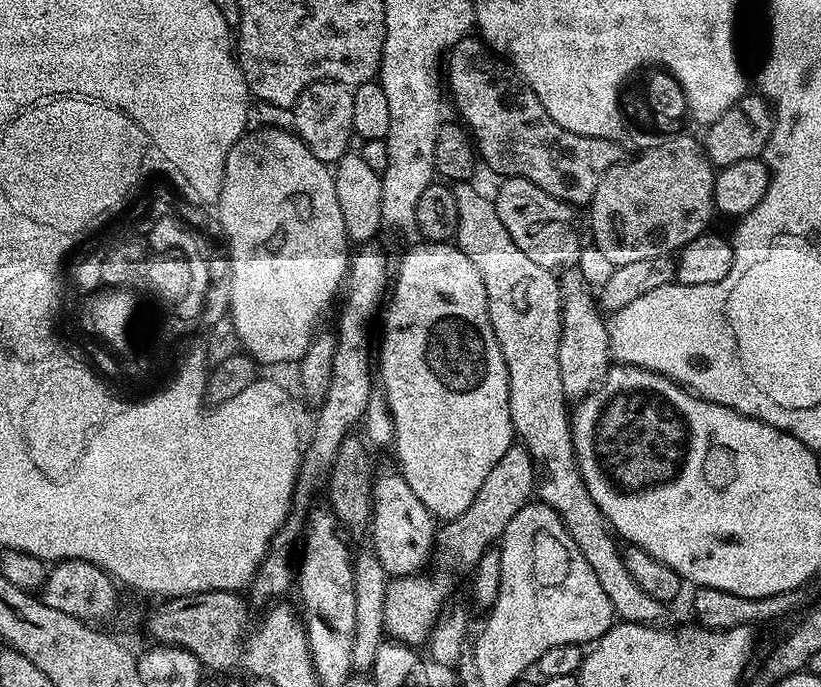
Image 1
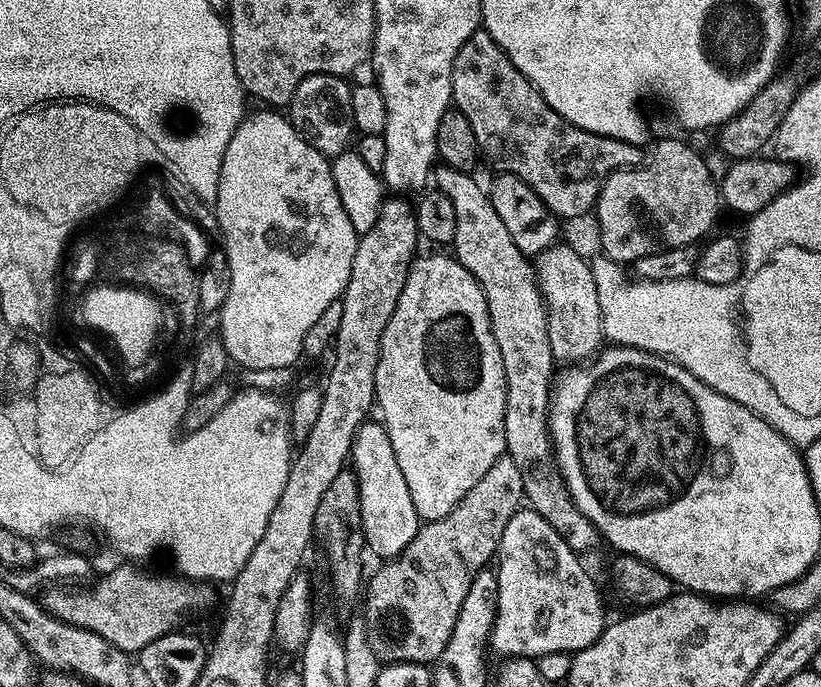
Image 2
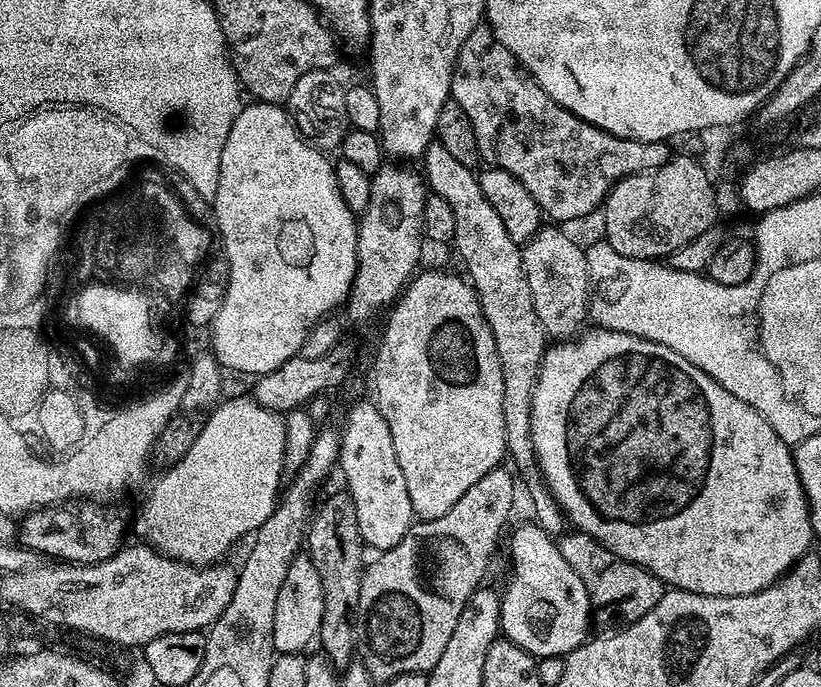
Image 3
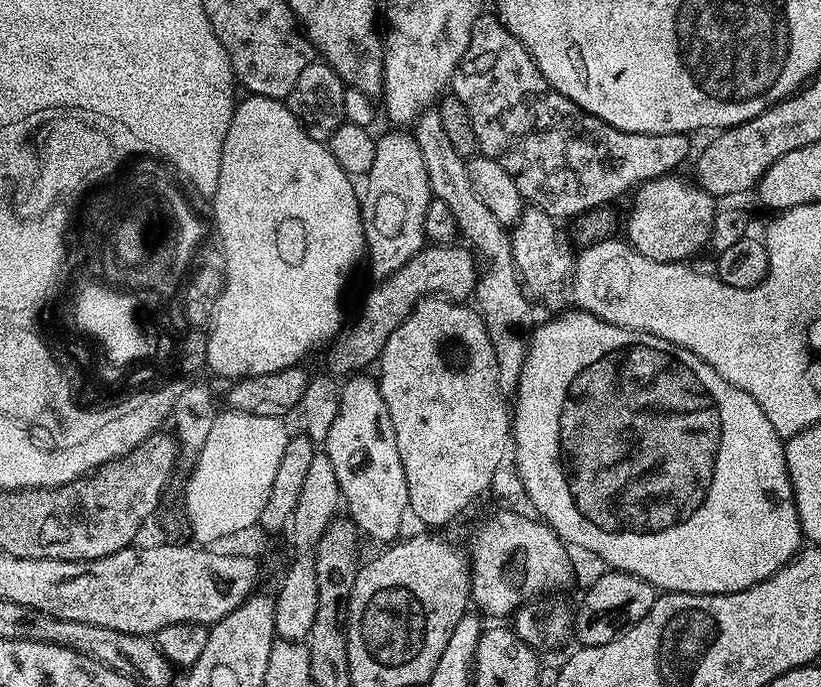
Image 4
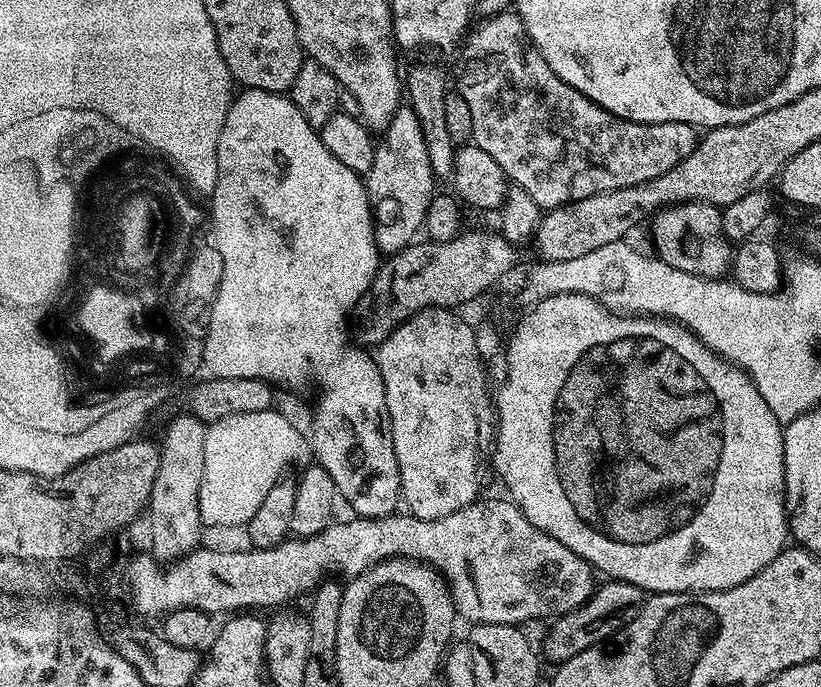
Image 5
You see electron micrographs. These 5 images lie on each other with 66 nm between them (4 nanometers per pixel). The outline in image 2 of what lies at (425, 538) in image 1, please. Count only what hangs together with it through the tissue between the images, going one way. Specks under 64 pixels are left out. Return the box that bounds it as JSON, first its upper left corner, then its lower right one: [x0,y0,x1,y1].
[350,423,422,558]

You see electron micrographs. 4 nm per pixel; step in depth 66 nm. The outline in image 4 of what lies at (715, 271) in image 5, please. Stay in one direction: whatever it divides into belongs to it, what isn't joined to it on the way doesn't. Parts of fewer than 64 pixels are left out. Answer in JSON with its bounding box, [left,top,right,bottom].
[628,175,718,265]

